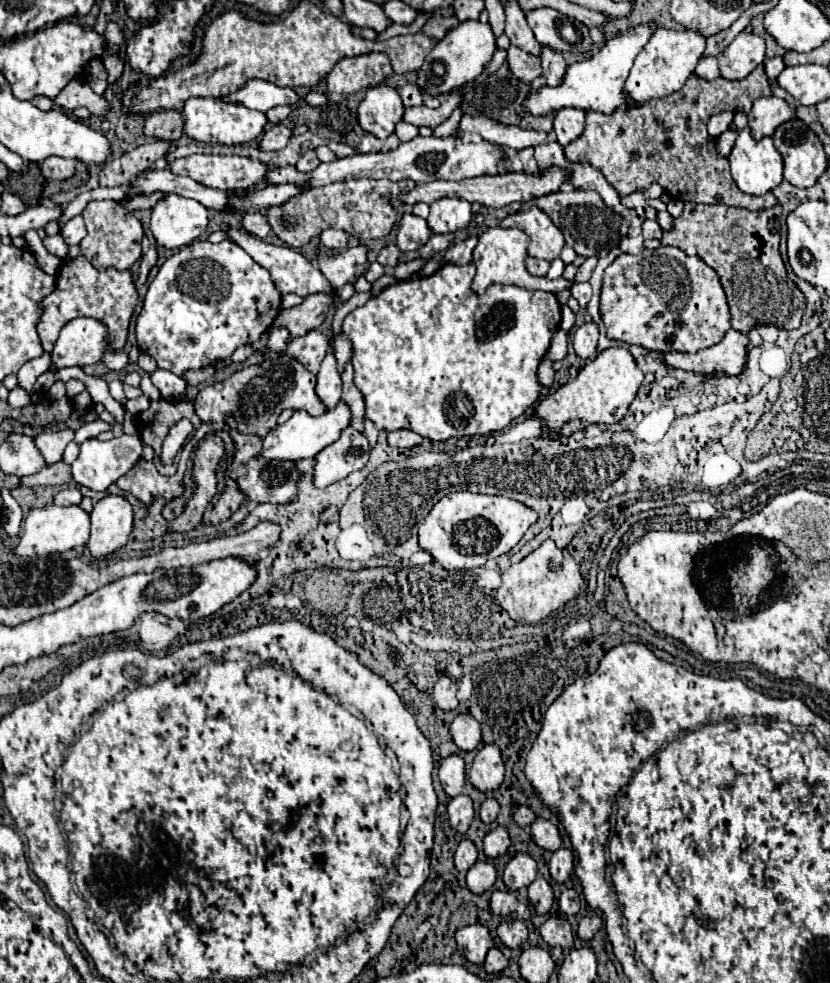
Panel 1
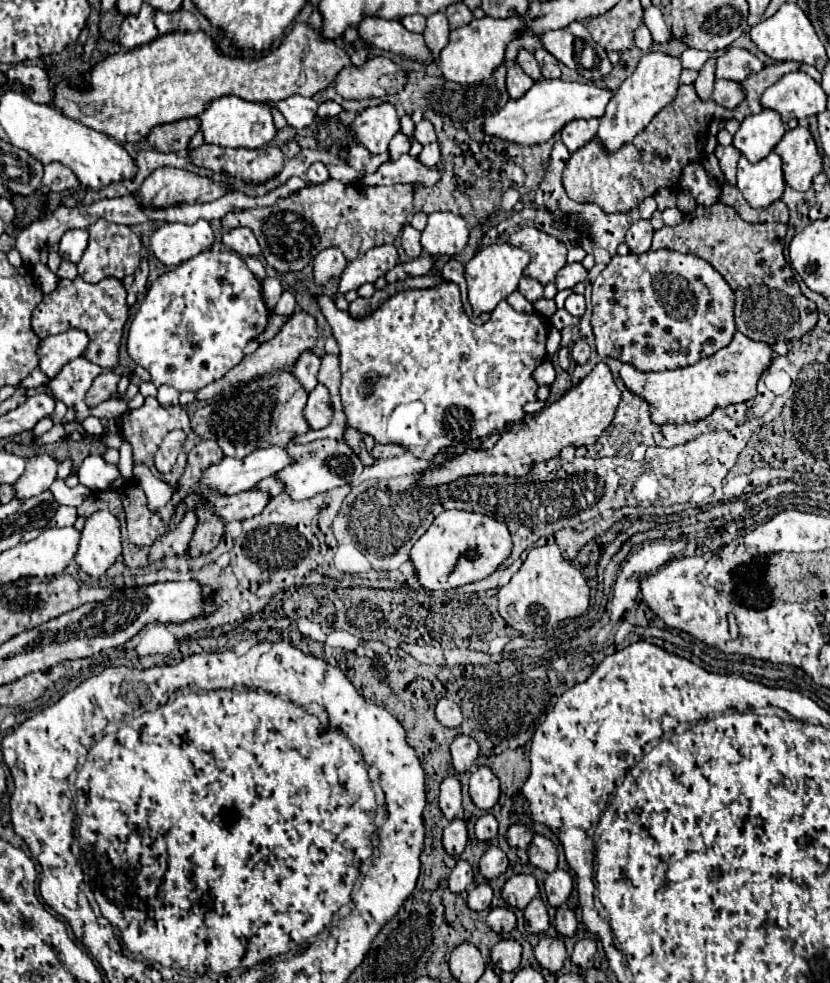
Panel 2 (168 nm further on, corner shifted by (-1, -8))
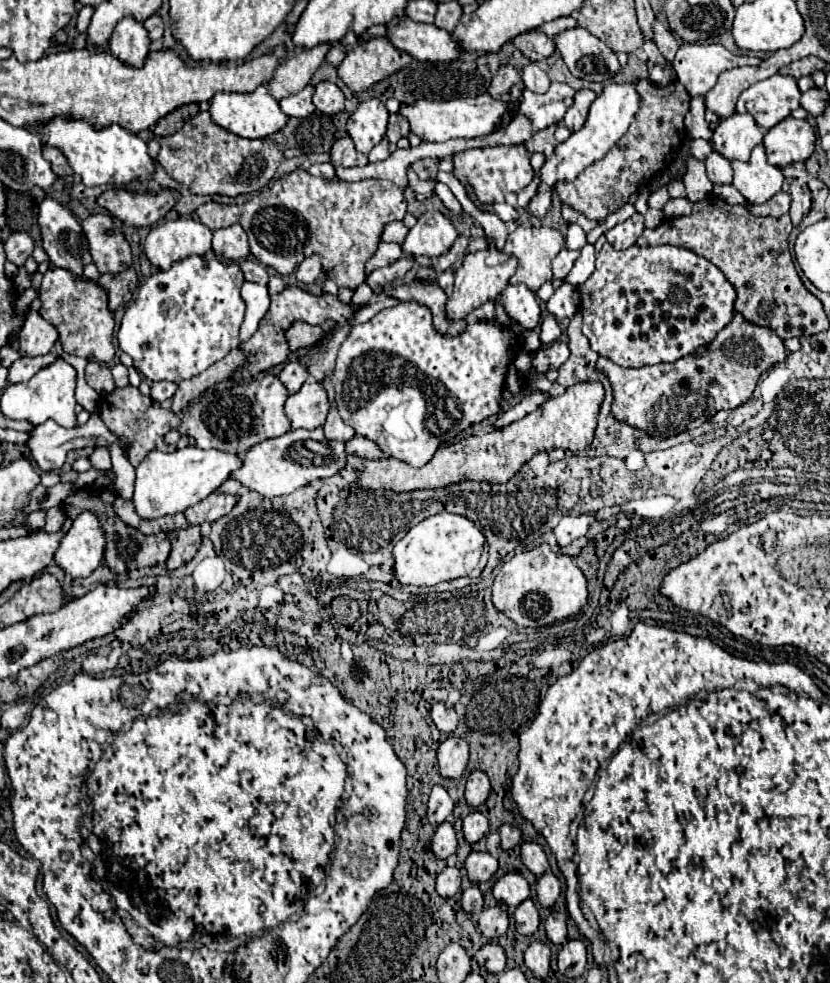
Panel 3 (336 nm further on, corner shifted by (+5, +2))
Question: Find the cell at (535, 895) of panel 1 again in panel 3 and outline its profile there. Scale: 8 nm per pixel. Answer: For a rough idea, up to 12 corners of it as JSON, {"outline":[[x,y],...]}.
{"outline":[[531,898],[521,902],[513,914],[515,928],[533,936],[539,928],[539,912]]}

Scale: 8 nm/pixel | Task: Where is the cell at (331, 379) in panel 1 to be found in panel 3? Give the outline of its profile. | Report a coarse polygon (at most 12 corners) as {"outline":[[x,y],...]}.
{"outline":[[315,380],[287,398],[291,428],[315,430],[329,412],[327,392]]}

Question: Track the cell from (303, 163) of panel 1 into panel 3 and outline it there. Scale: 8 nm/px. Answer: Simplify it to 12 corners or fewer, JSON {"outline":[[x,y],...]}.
{"outline":[[313,164],[309,174],[333,180],[333,164]]}

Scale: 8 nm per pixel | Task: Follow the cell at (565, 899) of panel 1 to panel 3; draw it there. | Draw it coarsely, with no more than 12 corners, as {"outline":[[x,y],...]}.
{"outline":[[551,912],[545,920],[549,942],[567,942],[567,924],[561,912]]}

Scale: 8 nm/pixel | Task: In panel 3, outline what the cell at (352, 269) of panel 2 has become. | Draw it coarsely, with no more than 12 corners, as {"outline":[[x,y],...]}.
{"outline":[[381,242],[365,272],[383,268],[401,258],[399,244]]}

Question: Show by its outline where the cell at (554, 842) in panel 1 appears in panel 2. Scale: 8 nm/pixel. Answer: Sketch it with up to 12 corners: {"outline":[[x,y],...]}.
{"outline":[[537,834],[529,844],[529,860],[545,872],[557,868],[557,846]]}

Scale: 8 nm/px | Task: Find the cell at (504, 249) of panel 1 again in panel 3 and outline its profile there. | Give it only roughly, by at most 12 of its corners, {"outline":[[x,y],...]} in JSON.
{"outline":[[481,250],[455,270],[447,320],[495,300],[517,258]]}

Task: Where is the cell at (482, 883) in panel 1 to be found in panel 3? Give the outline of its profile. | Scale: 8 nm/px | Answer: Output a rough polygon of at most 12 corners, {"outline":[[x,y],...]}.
{"outline":[[477,886],[461,896],[463,910],[477,914],[483,910],[483,894]]}

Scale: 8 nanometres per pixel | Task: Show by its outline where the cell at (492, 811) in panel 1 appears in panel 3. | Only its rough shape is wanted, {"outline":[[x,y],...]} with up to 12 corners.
{"outline":[[481,812],[463,818],[463,836],[469,844],[489,832],[489,820]]}

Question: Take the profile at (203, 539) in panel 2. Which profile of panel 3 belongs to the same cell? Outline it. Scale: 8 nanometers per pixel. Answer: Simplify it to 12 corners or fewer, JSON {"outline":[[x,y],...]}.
{"outline":[[197,526],[171,536],[167,570],[185,566],[201,546]]}

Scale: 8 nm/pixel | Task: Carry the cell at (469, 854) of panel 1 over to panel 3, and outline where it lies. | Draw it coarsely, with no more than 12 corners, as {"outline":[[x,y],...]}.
{"outline":[[447,866],[437,876],[437,894],[453,898],[461,886],[461,872]]}

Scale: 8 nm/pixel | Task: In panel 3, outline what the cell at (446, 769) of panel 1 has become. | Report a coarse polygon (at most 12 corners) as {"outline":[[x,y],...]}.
{"outline":[[435,786],[427,802],[427,820],[443,824],[453,812],[453,800]]}

